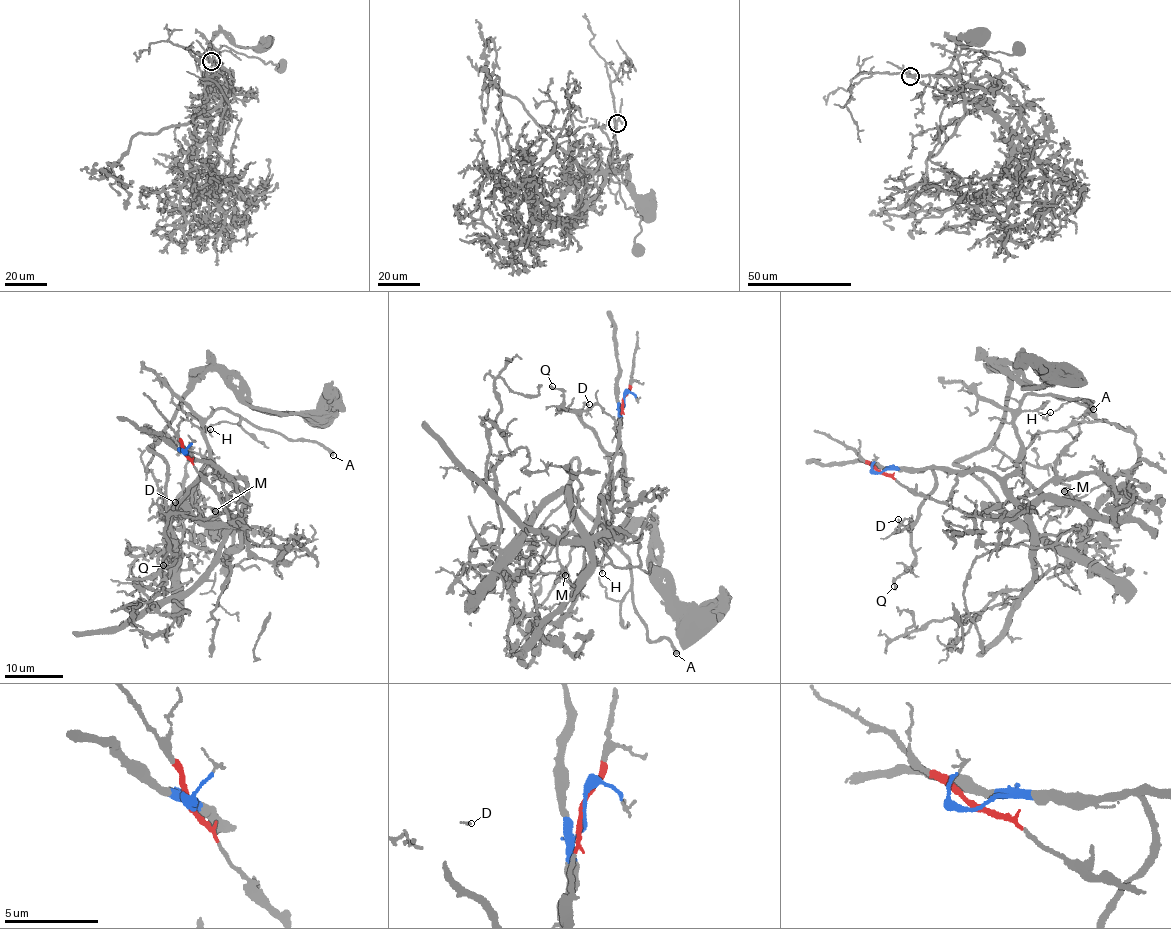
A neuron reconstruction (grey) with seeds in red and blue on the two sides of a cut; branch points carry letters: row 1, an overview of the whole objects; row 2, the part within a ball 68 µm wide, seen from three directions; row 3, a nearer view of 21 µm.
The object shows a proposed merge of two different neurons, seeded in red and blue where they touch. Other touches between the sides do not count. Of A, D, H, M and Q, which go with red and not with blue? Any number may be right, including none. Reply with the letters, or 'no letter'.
no letter

